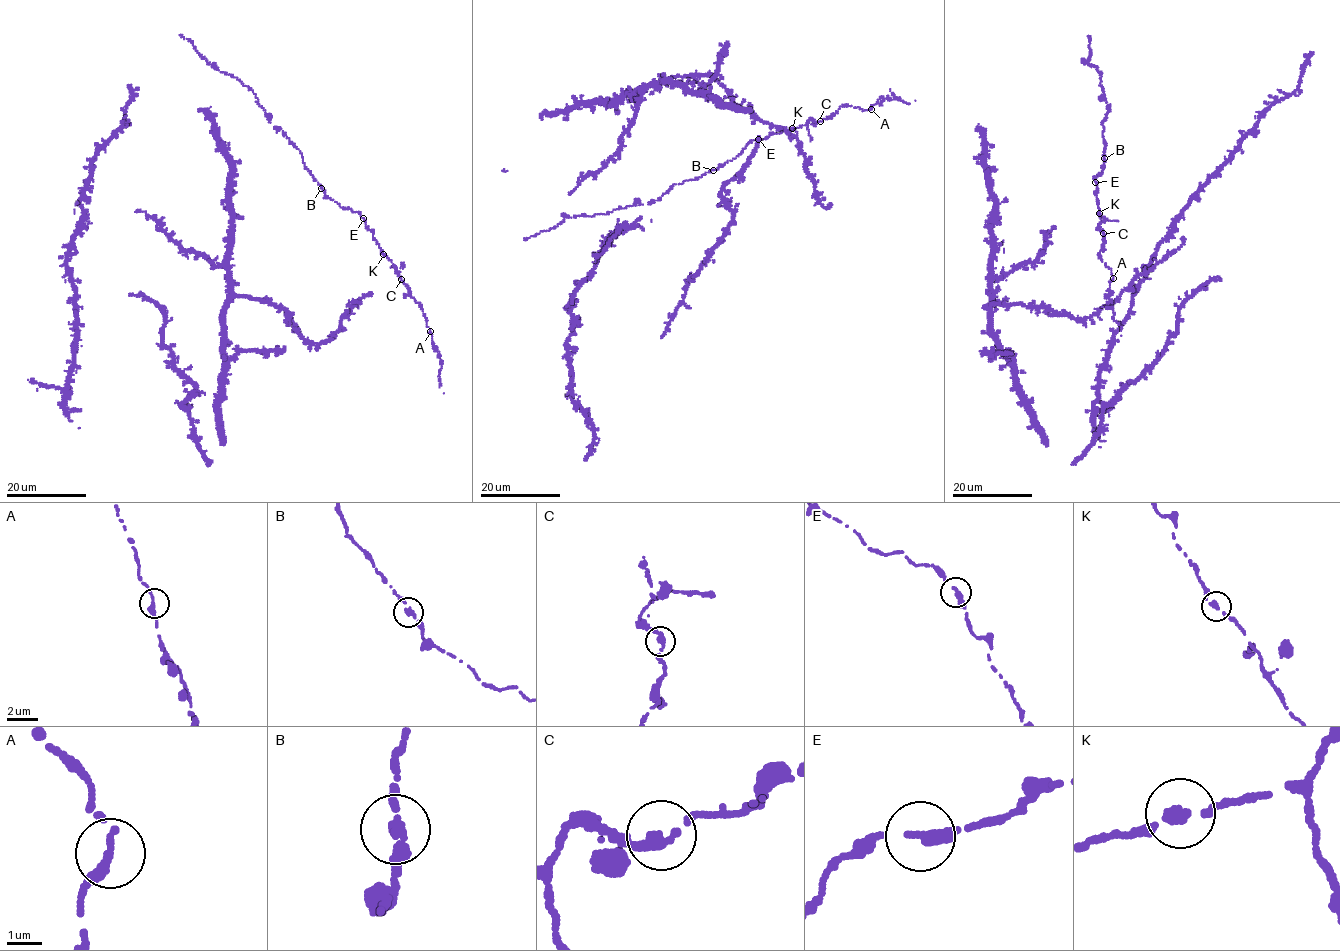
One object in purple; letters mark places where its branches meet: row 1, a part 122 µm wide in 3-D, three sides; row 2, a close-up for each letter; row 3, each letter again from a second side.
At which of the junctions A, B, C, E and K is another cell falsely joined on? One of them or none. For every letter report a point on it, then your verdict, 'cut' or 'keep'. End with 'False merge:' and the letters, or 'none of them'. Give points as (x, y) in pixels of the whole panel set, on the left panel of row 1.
A: (430, 331) | keep
B: (321, 188) | keep
C: (401, 279) | keep
E: (363, 218) | keep
K: (383, 254) | keep
False merge: none of them

